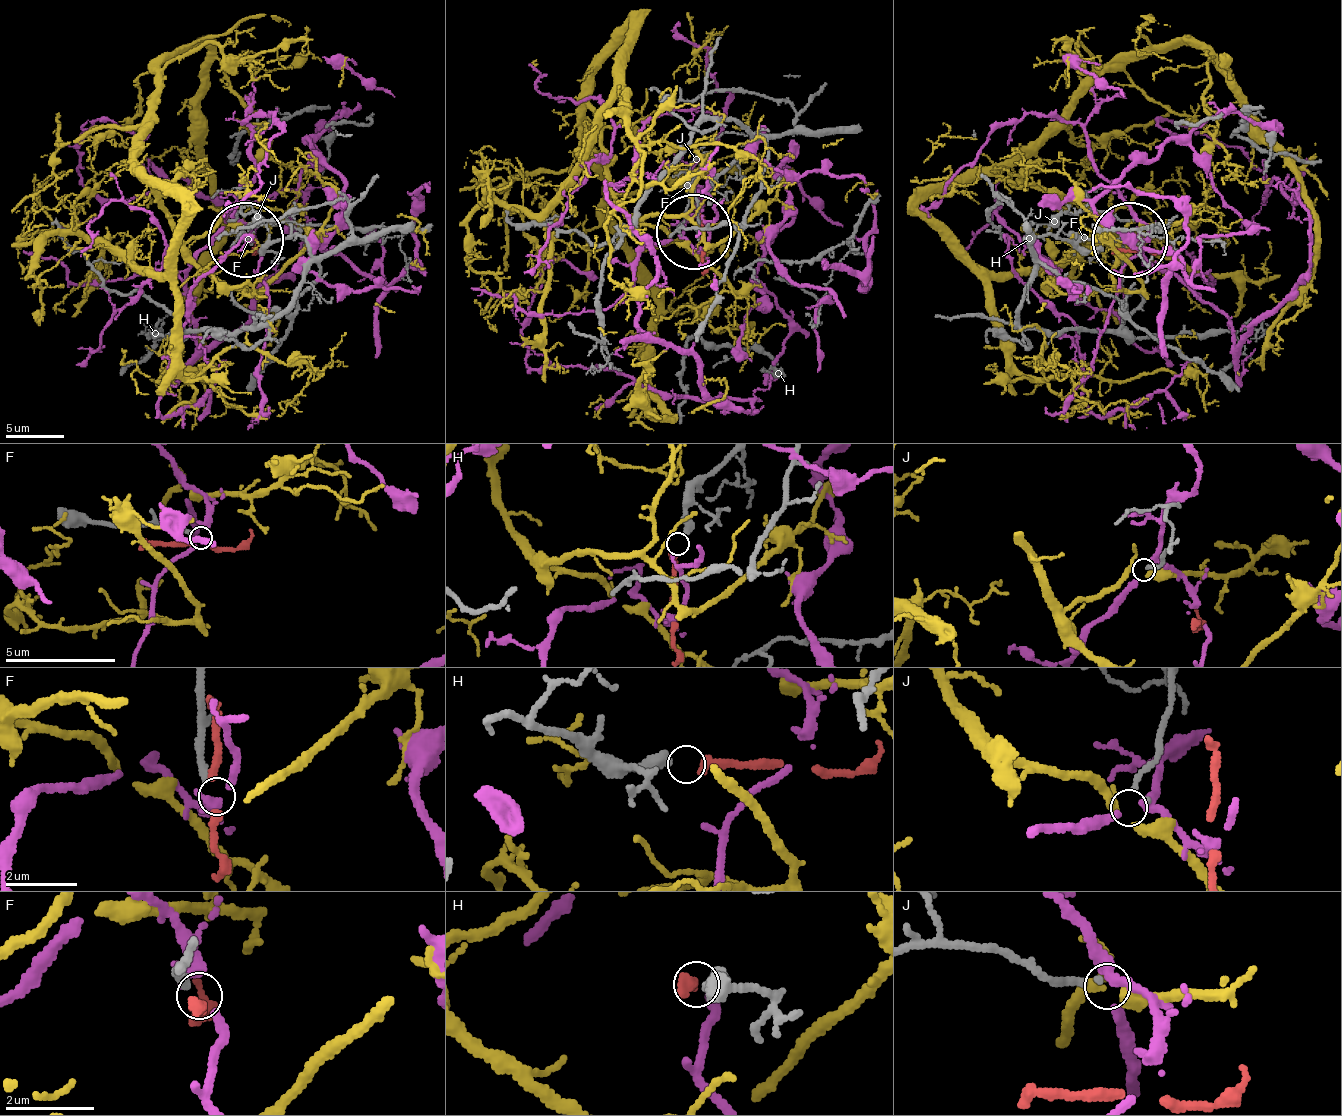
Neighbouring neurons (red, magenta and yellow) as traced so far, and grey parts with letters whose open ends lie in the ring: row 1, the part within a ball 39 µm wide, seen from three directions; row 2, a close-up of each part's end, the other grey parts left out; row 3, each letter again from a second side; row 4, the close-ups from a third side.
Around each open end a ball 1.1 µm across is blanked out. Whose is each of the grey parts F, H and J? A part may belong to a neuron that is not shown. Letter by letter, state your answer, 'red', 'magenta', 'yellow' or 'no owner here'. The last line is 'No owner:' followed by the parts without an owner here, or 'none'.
F: no owner here
H: red
J: yellow
No owner: F

